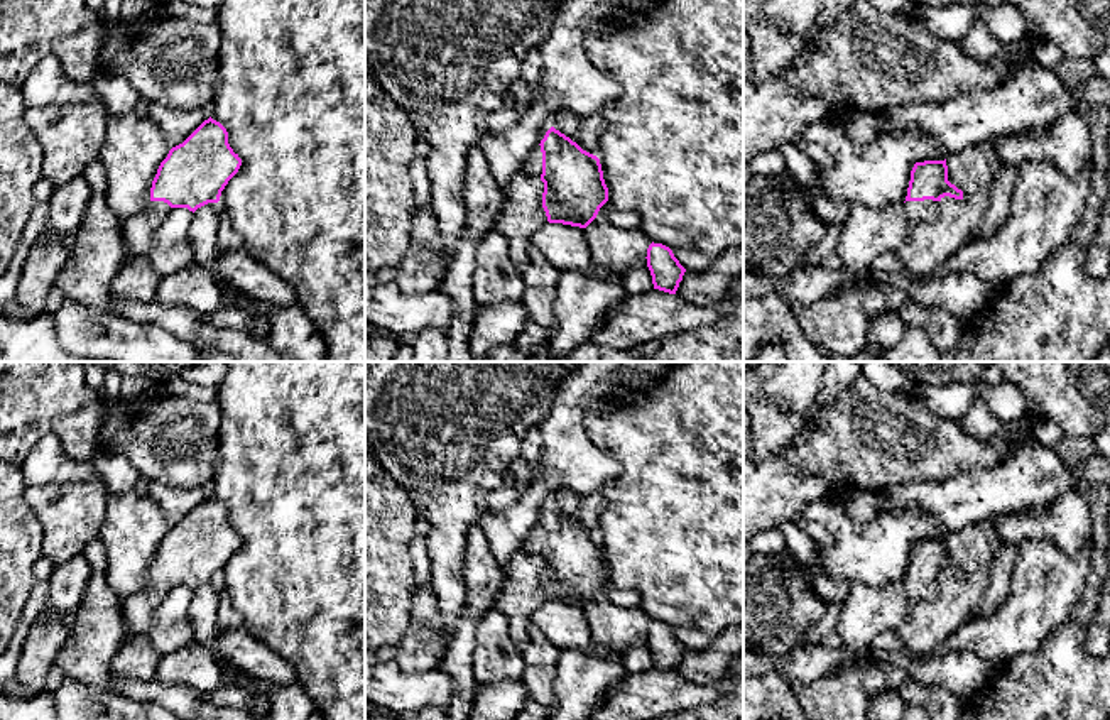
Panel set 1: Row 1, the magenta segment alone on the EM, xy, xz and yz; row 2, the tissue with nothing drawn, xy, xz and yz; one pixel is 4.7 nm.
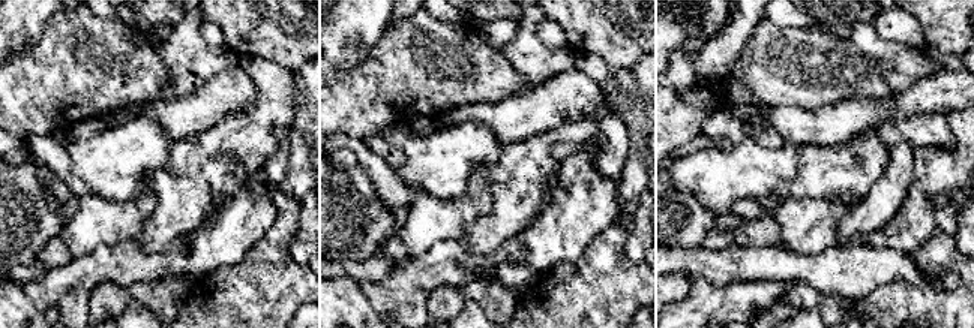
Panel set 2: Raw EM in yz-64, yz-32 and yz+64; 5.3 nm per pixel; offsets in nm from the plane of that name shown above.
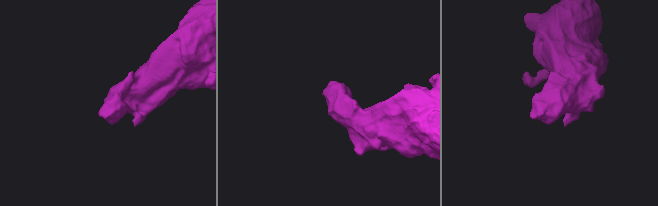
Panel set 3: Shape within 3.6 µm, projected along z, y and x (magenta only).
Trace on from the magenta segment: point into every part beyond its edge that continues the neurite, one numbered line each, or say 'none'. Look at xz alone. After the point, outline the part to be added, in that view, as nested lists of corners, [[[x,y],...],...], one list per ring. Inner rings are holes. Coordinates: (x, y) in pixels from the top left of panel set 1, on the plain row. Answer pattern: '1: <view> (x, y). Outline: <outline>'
1: xz (533, 545). Outline: [[[536,524],[531,534],[524,539],[520,551],[529,556],[541,558],[542,553],[542,531],[541,524]]]

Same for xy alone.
1: xy (137, 609). Outline: [[[150,580],[144,590],[122,598],[125,632],[130,635],[145,634],[171,588],[164,580]]]

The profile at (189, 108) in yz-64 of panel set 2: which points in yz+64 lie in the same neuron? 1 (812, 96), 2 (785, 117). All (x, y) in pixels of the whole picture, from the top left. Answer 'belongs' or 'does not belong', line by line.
1: does not belong
2: belongs

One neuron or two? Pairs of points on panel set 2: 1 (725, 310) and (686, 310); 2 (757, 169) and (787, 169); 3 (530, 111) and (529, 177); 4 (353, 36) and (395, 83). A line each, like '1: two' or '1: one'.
1: one
2: one
3: two
4: two

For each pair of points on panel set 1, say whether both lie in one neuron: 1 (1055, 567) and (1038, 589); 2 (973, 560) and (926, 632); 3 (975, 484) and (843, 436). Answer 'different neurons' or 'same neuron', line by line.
1: same neuron
2: same neuron
3: different neurons

